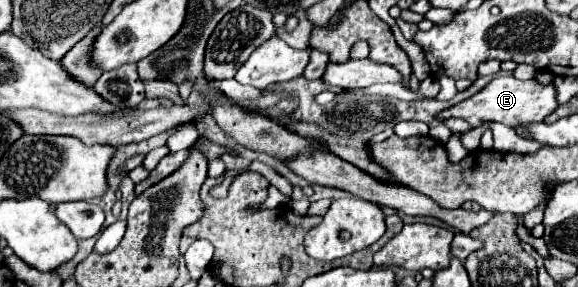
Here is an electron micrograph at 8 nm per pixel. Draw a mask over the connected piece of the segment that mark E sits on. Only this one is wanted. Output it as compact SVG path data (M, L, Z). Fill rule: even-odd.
M513 75L509 77L495 77L483 91L473 95L471 99L445 109L437 119L447 119L447 117L461 117L465 119L471 127L481 125L483 121L497 121L505 125L519 125L519 123L529 123L529 121L543 121L547 115L551 115L559 107L557 101L557 89L555 81L551 83L541 83L537 79L527 79L521 81Z

